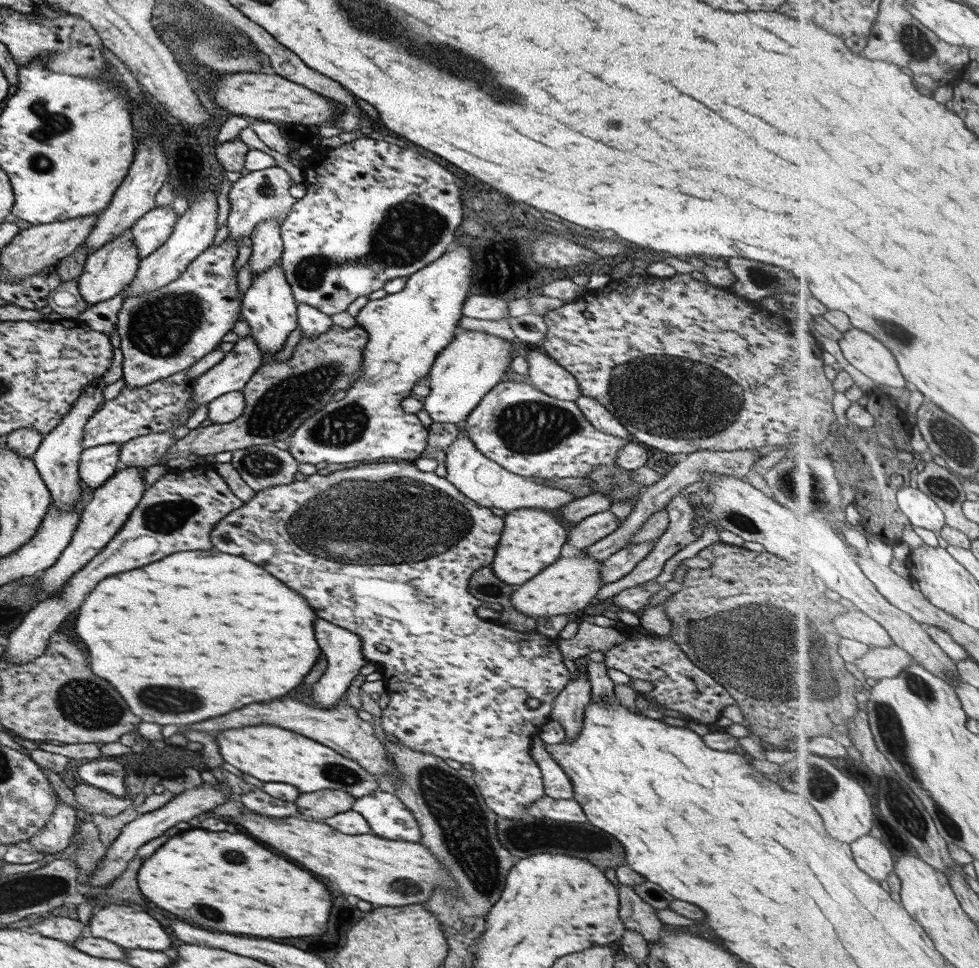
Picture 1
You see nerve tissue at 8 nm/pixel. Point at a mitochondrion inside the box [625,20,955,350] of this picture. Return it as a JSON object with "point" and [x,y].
{"point":[914,41]}

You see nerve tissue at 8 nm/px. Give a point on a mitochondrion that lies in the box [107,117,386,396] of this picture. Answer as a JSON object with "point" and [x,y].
{"point":[161,327]}

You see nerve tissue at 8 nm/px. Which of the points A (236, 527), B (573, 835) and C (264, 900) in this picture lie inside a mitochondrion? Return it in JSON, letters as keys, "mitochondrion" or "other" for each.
{"A":"other","B":"mitochondrion","C":"other"}

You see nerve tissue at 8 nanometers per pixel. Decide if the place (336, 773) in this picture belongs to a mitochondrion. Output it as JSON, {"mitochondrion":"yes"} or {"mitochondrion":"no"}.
{"mitochondrion":"yes"}

